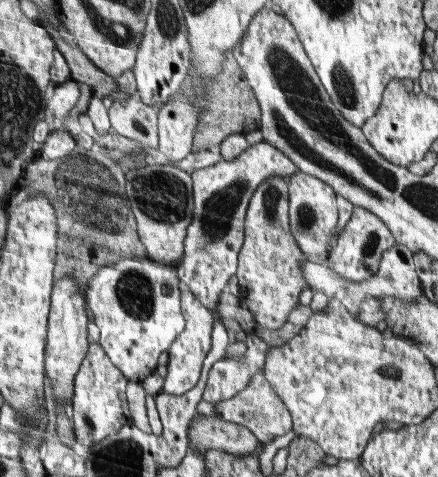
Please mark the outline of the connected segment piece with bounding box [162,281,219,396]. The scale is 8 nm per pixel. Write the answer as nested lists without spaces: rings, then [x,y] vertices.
[[[180,281],[180,292],[183,294],[183,317],[186,318],[186,330],[180,334],[167,351],[170,359],[167,362],[168,376],[164,378],[163,390],[170,395],[182,396],[186,392],[192,391],[200,380],[200,370],[206,354],[210,352],[210,334],[212,334],[212,324],[214,324],[214,314],[219,313],[208,309],[188,287]]]

